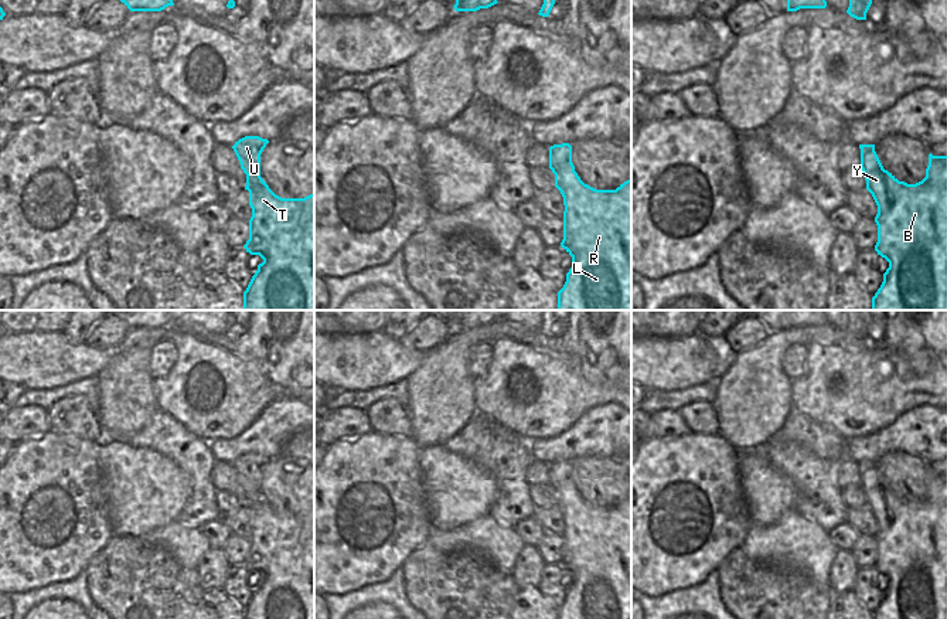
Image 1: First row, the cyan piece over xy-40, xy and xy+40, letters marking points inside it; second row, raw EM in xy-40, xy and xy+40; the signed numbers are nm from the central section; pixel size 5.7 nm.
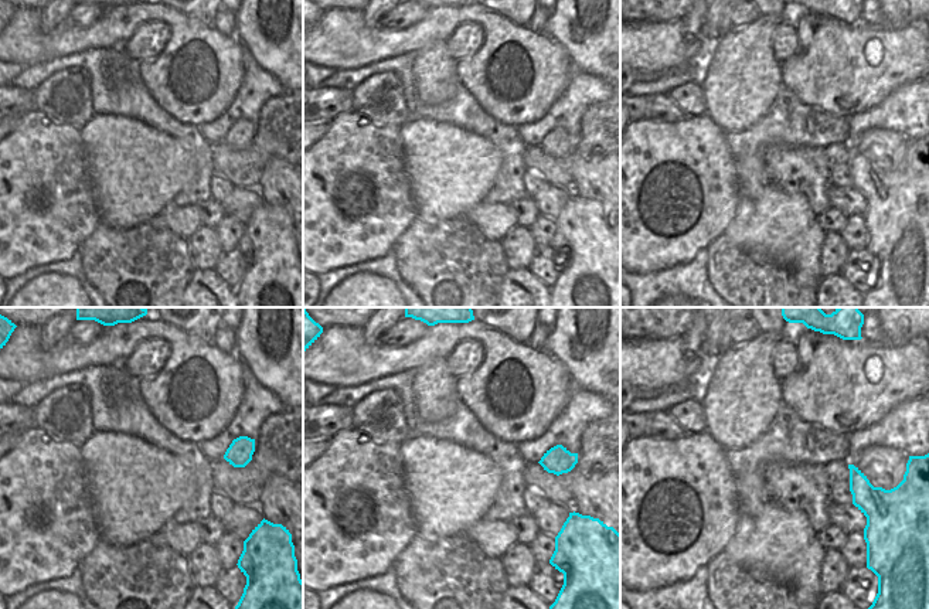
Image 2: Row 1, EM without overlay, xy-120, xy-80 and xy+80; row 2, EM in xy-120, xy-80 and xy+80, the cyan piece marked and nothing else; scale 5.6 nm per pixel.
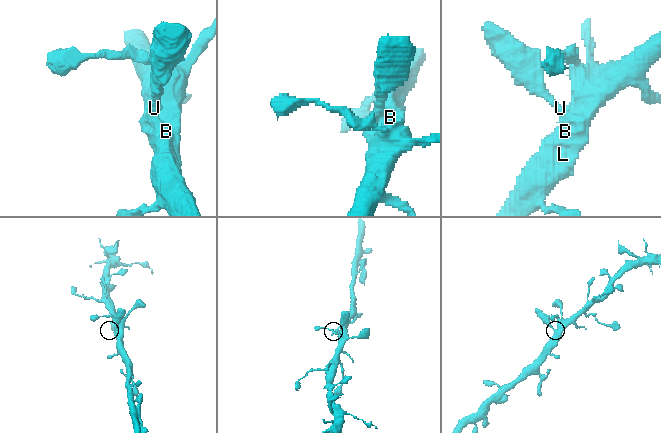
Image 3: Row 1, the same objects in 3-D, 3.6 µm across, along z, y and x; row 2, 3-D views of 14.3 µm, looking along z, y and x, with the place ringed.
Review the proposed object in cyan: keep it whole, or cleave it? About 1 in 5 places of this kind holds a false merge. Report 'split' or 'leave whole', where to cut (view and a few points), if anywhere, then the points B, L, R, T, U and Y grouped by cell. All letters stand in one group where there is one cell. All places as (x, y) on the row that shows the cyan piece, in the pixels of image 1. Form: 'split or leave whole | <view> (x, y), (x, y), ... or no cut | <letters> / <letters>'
leave whole | no cut | B L R T U Y

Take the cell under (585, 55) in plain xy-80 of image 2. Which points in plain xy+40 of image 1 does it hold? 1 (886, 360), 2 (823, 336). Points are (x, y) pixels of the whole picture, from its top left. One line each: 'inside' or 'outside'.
1: outside
2: inside

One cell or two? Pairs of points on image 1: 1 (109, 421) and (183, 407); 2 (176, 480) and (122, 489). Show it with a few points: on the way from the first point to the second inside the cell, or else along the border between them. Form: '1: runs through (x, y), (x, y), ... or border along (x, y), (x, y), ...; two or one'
1: border along (155, 380), (155, 400), (159, 407); two
2: runs through (163, 486), (135, 489); one

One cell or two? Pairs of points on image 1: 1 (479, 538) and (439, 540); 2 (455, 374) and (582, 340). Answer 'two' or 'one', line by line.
1: one
2: one

